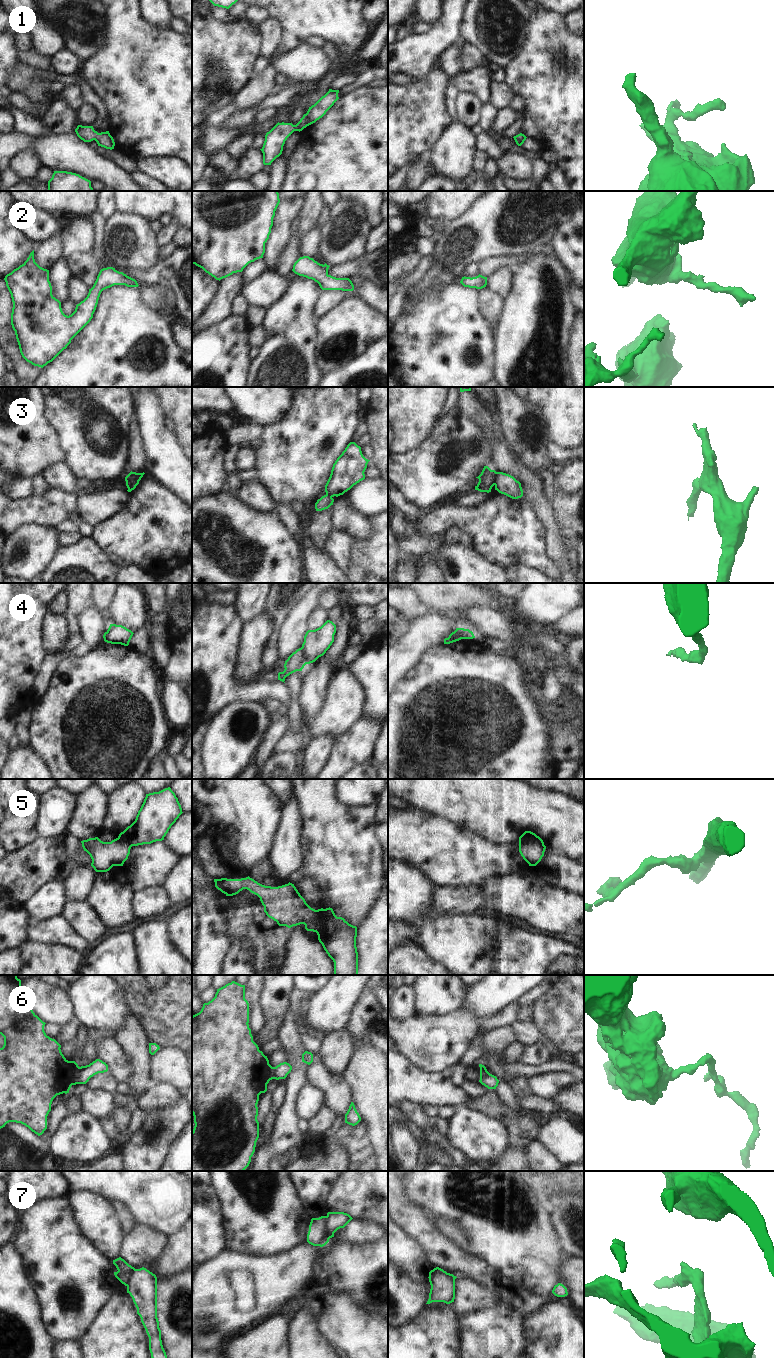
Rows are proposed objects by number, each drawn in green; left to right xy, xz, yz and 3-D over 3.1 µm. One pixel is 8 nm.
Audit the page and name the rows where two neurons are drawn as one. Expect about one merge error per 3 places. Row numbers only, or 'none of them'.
3, 4, 5, 6, 7

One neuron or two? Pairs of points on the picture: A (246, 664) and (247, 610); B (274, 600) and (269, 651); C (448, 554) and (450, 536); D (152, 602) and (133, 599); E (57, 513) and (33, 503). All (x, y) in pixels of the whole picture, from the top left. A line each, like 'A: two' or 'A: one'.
A: two
B: one
C: two
D: two
E: one

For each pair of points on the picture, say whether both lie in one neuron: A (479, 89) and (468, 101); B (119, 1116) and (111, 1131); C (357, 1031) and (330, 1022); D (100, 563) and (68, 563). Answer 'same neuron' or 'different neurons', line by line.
A: different neurons
B: different neurons
C: different neurons
D: same neuron

